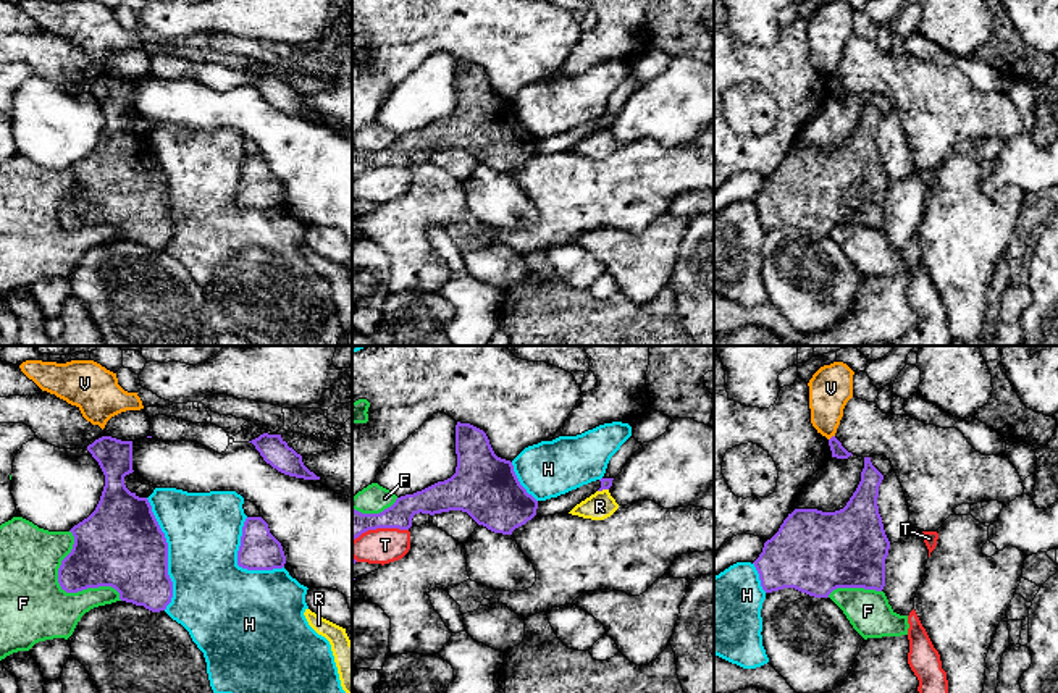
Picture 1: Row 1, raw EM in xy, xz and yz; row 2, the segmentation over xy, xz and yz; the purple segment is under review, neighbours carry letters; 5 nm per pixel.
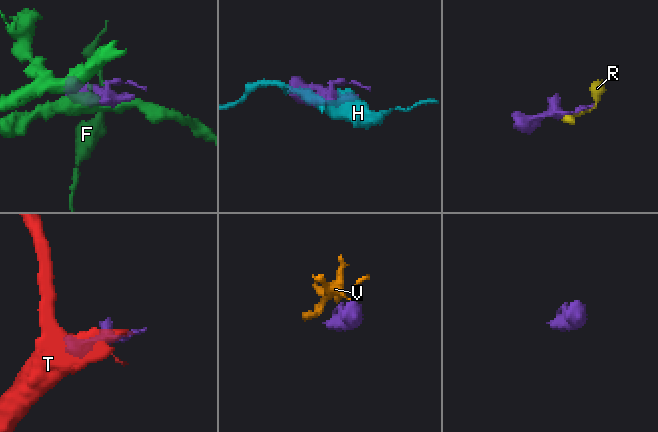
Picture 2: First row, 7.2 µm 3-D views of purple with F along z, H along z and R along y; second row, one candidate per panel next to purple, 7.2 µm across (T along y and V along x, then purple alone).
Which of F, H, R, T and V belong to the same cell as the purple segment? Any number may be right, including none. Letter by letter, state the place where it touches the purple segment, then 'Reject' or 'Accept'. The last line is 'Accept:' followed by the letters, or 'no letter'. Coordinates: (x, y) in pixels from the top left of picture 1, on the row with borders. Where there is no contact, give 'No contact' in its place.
F: Touches purple at xy (65, 590). Reject
H: Touches purple at xy (167, 554). Reject
R: Touches purple at xz (603, 488). Reject
T: Touches purple at xz (380, 527). Reject
V: Touches purple at yz (831, 438). Reject
Accept: no letter

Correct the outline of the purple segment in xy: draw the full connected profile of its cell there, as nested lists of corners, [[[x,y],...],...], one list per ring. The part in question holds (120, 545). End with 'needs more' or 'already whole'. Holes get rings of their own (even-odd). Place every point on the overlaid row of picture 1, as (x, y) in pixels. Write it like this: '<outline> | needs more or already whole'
[[[102,436],[87,446],[99,462],[105,486],[95,510],[74,525],[71,552],[61,561],[58,583],[66,593],[87,588],[111,586],[120,599],[144,606],[152,612],[165,611],[173,598],[173,582],[168,575],[168,543],[147,498],[139,498],[124,485],[132,473],[132,441]]] | already whole

